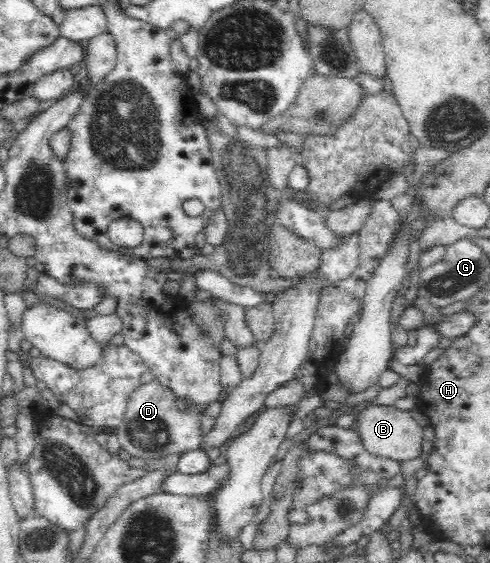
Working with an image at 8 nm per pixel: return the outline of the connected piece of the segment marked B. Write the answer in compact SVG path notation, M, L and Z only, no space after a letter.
M370 405L357 415L356 431L363 440L364 448L378 456L392 460L412 460L422 453L422 426L414 420L410 411L402 411L394 405Z

